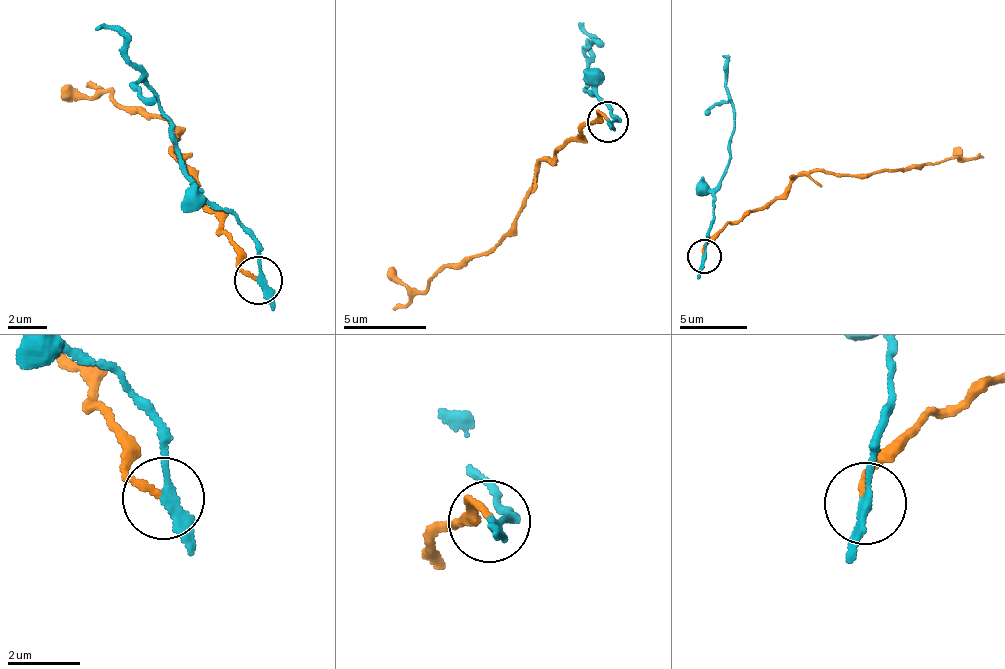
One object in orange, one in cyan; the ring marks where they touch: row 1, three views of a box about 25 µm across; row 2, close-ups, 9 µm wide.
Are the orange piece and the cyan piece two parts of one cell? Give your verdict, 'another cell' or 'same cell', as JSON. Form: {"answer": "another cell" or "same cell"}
{"answer": "another cell"}

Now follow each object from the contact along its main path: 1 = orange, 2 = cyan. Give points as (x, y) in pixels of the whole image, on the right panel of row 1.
1: (701, 254), (717, 233), (813, 171), (887, 173), (956, 159), (962, 155), (957, 148)
2: (704, 258), (735, 115), (727, 84), (729, 66), (722, 55)

